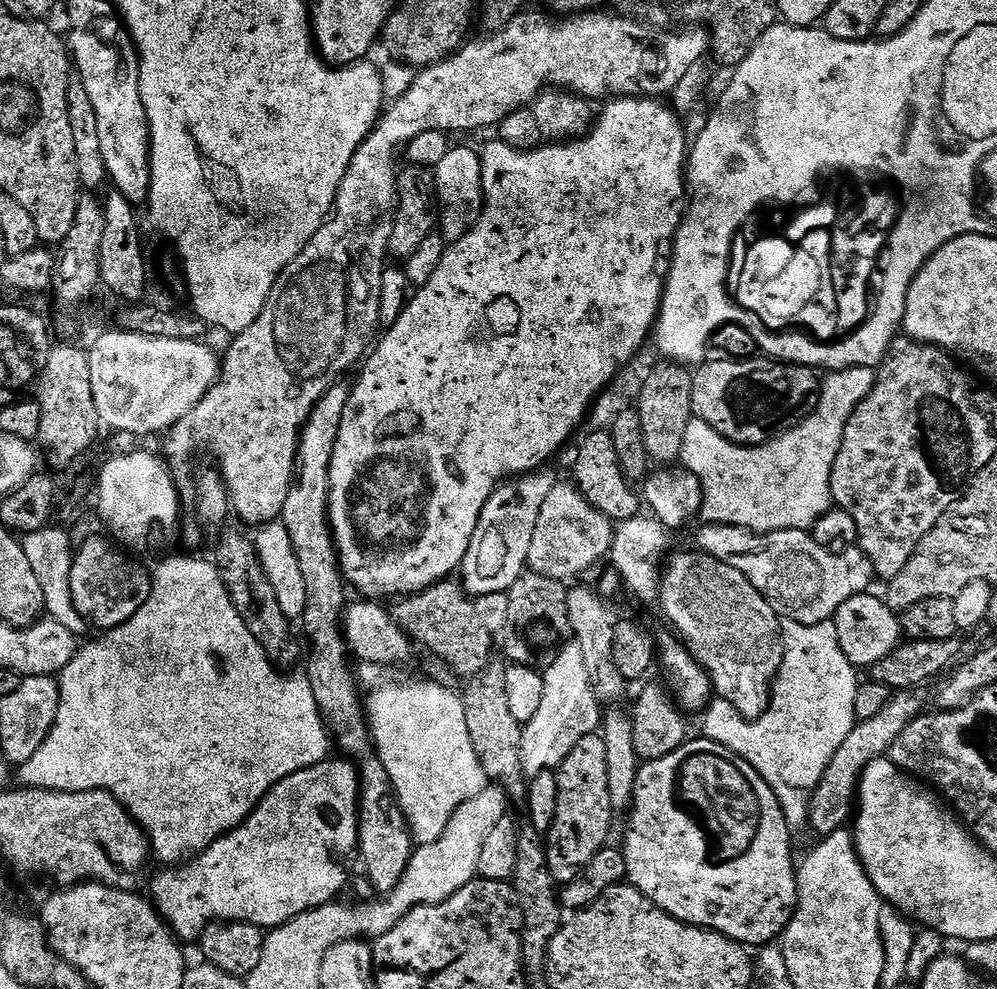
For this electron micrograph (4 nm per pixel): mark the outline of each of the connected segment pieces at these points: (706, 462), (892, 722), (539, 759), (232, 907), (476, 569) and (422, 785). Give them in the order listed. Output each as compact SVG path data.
M841 368L825 375L820 389L820 401L797 428L791 428L776 440L759 446L732 444L718 434L706 422L693 419L686 426L686 438L682 438L679 463L691 469L702 486L704 501L700 516L705 525L728 523L751 532L777 532L778 530L808 530L816 519L833 507L832 467L840 449L842 434L850 414L868 397L876 385L876 372L870 368Z
M919 686L907 690L897 691L886 702L886 706L874 718L866 718L859 721L852 728L850 734L846 736L842 745L835 751L834 758L831 759L827 772L815 791L811 793L808 815L813 828L825 836L832 832L839 831L845 824L838 812L855 799L859 789L860 776L870 766L870 762L881 759L890 750L894 738L906 730L906 726L911 720L916 719L925 711L928 704L928 688Z
M575 642L565 643L551 657L548 666L542 672L545 682L542 706L535 711L534 718L523 725L522 762L529 777L559 769L570 750L574 750L582 738L593 735L602 724L602 705L594 694L594 686L590 686L580 645Z
M325 758L320 764L315 764L309 768L298 770L294 774L290 774L282 782L275 784L269 792L265 794L260 805L251 812L243 824L239 824L237 828L233 828L232 831L227 832L225 836L218 837L210 847L204 849L204 851L199 853L195 858L181 863L175 870L164 870L168 872L160 872L157 876L155 873L154 879L150 884L153 896L151 896L151 899L154 901L156 911L160 913L164 923L172 929L177 941L199 941L204 931L217 922L247 922L249 924L256 924L258 927L265 930L281 928L283 924L290 922L295 916L300 916L302 913L311 910L311 908L320 908L323 904L333 903L333 901L339 897L336 895L343 890L344 883L347 882L348 876L344 873L343 866L336 861L336 855L340 852L340 844L355 845L358 840L360 777L353 761L347 758L339 758L340 760L332 759L333 758Z
M537 470L501 484L490 494L478 518L474 538L470 538L464 563L458 569L459 575L464 575L462 587L468 596L507 593L518 582L528 568L530 542L534 538L534 526L538 526L540 507L557 483L557 477L552 477L548 470Z
M424 678L424 680L392 680L389 684L374 689L372 697L369 700L367 697L366 700L366 719L370 725L370 735L376 749L376 755L379 756L382 766L386 766L386 774L390 774L390 782L392 787L396 789L396 799L400 801L400 809L408 817L408 830L412 833L412 839L417 845L429 844L439 838L442 830L446 830L454 810L458 810L458 806L462 806L462 802L474 798L486 786L486 777L482 766L478 762L478 754L474 754L474 742L470 742L470 730L467 729L464 701L457 693L455 696L451 690L451 687L437 684L431 678Z

